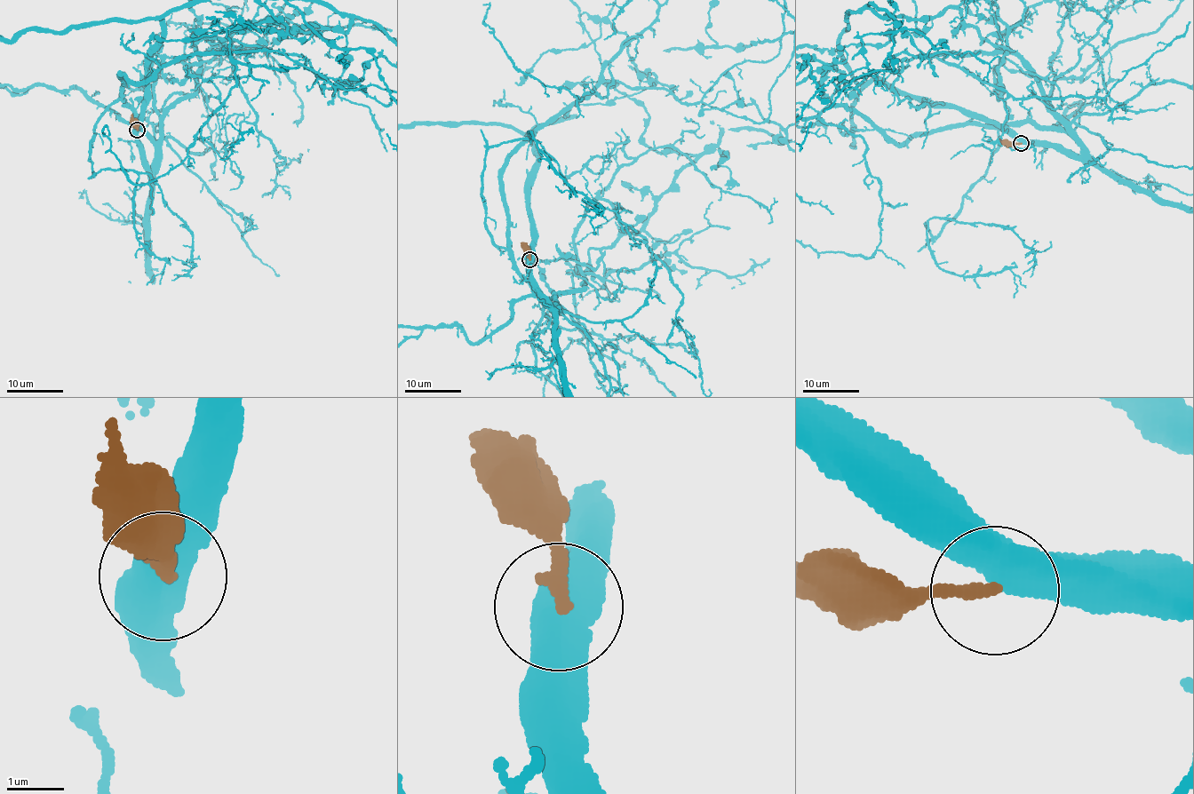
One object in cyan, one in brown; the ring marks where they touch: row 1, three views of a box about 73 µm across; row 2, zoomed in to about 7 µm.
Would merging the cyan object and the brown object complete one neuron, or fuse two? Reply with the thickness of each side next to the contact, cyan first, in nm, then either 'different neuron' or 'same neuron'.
550/240 nm | different neuron

